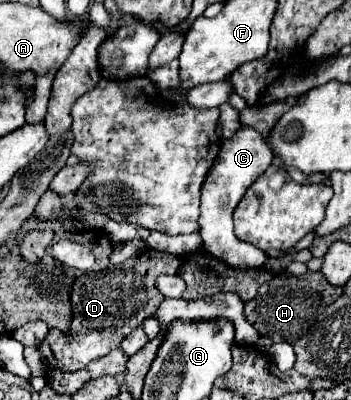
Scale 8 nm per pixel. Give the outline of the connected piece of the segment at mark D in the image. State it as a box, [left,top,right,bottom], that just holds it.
[40,250,178,372]

